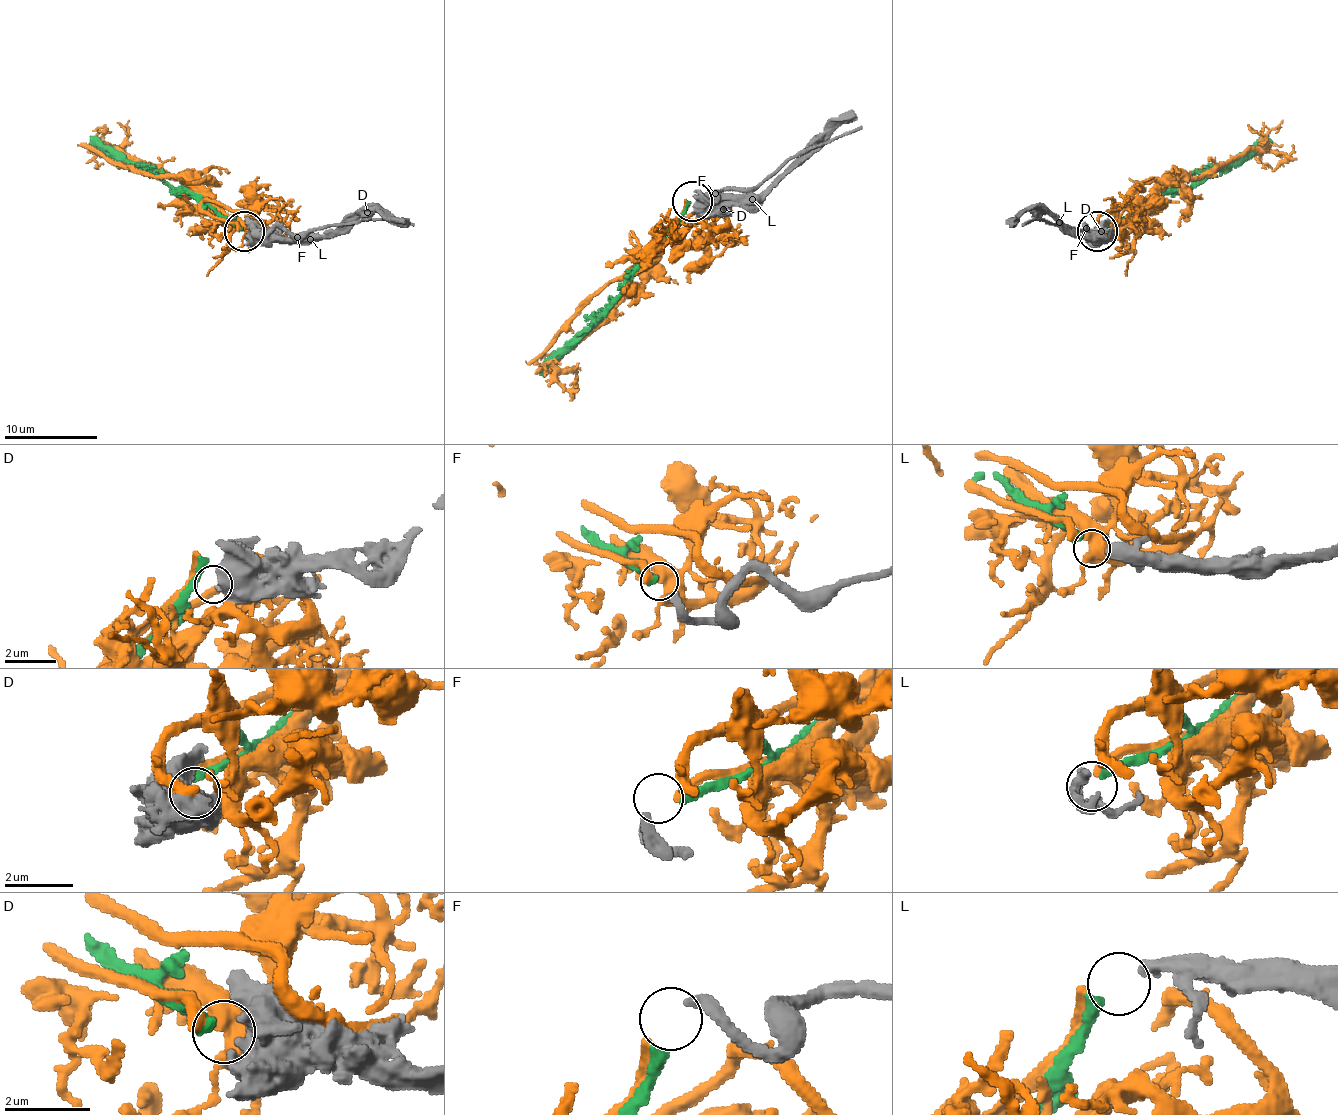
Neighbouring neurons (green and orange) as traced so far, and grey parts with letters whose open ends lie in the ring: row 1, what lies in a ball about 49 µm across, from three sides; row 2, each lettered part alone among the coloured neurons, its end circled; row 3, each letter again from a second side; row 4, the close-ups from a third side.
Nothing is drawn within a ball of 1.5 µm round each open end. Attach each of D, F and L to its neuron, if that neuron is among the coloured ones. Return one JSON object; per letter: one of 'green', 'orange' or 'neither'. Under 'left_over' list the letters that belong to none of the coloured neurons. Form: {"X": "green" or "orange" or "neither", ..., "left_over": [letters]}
{"D": "neither", "F": "orange", "L": "green", "left_over": ["D"]}

